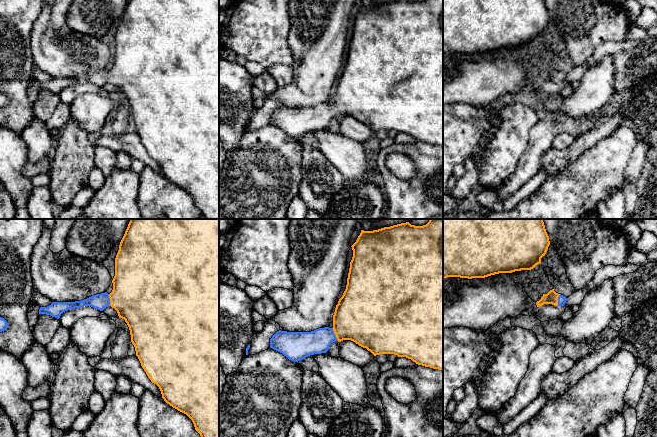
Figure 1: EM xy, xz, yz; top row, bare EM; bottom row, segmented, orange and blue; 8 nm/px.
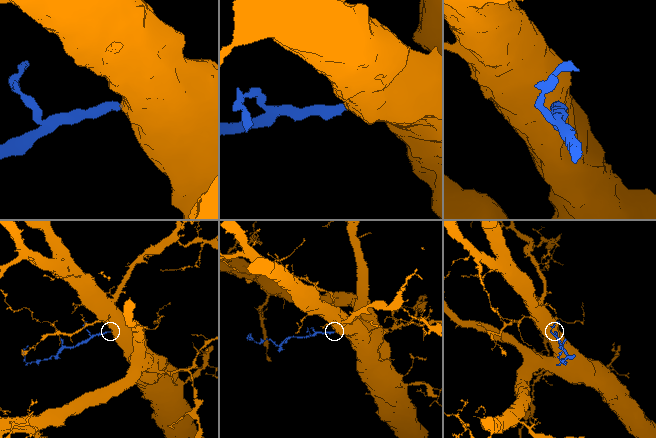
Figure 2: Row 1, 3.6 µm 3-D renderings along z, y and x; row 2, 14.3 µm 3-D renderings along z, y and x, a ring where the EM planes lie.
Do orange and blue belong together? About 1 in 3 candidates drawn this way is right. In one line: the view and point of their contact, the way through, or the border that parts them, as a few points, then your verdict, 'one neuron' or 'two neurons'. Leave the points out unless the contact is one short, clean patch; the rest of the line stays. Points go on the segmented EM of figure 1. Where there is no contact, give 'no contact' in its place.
meets orange in xz at (334, 333); runs through xz (360, 316), (334, 333), (326, 335), (318, 341); one neuron

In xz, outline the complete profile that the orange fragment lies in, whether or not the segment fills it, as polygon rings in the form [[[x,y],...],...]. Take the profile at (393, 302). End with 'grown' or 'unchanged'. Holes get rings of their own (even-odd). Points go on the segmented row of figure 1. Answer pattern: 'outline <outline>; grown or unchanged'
outline [[[430,219],[423,226],[406,222],[373,231],[361,230],[351,247],[353,257],[347,285],[336,305],[333,327],[311,332],[279,330],[270,339],[270,348],[298,362],[310,355],[326,353],[333,342],[351,340],[374,356],[394,354],[443,371],[443,219]]]; grown

